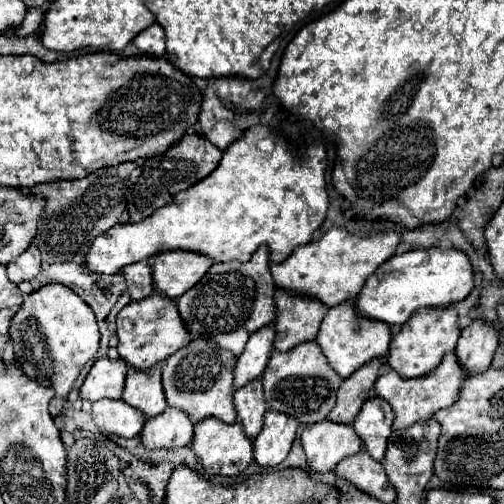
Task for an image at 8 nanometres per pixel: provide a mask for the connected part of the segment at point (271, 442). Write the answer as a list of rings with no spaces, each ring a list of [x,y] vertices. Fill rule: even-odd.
[[[267,411],[263,429],[253,441],[255,461],[261,467],[279,465],[289,455],[289,449],[297,437],[297,427],[299,421],[295,421],[295,417]]]

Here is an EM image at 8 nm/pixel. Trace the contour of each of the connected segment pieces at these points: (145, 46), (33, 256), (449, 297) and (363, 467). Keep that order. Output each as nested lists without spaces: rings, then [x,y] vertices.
[[[153,23],[143,33],[139,33],[133,39],[133,43],[145,55],[155,55],[155,57],[165,55],[165,33],[163,33],[159,23]]]
[[[35,245],[25,249],[15,261],[9,261],[7,265],[7,277],[11,283],[21,283],[21,281],[31,281],[37,273],[41,271],[41,253]]]
[[[427,247],[411,249],[393,255],[385,261],[365,283],[359,297],[353,301],[359,315],[389,323],[403,325],[421,307],[441,307],[463,301],[473,289],[473,267],[469,257],[455,247]]]
[[[363,449],[355,457],[345,457],[335,467],[335,473],[351,481],[357,489],[381,499],[383,503],[395,501],[395,487],[387,481],[387,473],[379,461],[369,457]]]

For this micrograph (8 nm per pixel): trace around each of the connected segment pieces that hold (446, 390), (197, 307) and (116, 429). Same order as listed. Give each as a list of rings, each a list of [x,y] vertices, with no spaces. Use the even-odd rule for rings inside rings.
[[[447,353],[447,357],[443,357],[443,365],[439,365],[439,369],[435,373],[431,373],[431,377],[419,377],[419,381],[403,381],[403,377],[399,377],[399,373],[395,373],[393,369],[385,371],[377,383],[375,383],[375,395],[379,395],[381,399],[385,399],[393,413],[395,413],[395,423],[393,429],[401,429],[401,427],[411,427],[413,423],[421,421],[421,419],[429,419],[433,417],[439,409],[445,409],[449,405],[453,405],[459,399],[461,393],[461,385],[467,379],[467,373],[463,373],[463,369],[459,369],[459,361],[455,357],[455,353]]]
[[[267,245],[259,247],[247,263],[215,263],[201,283],[197,283],[193,289],[189,289],[183,297],[177,299],[179,313],[191,337],[215,337],[219,347],[239,357],[249,335],[275,319],[275,303],[271,301],[275,293],[275,281],[271,277],[269,265],[271,261]]]
[[[101,399],[93,403],[93,421],[101,431],[115,433],[119,437],[135,437],[141,433],[147,417],[139,409],[131,409],[125,401]]]

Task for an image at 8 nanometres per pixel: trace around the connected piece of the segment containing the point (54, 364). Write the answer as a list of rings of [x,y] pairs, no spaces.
[[[51,283],[25,299],[21,309],[11,319],[9,335],[13,339],[15,361],[23,367],[23,371],[29,377],[45,381],[45,385],[51,385],[55,389],[49,413],[53,417],[61,415],[73,381],[79,377],[85,363],[95,357],[99,347],[99,327],[95,321],[95,313],[69,287]]]

